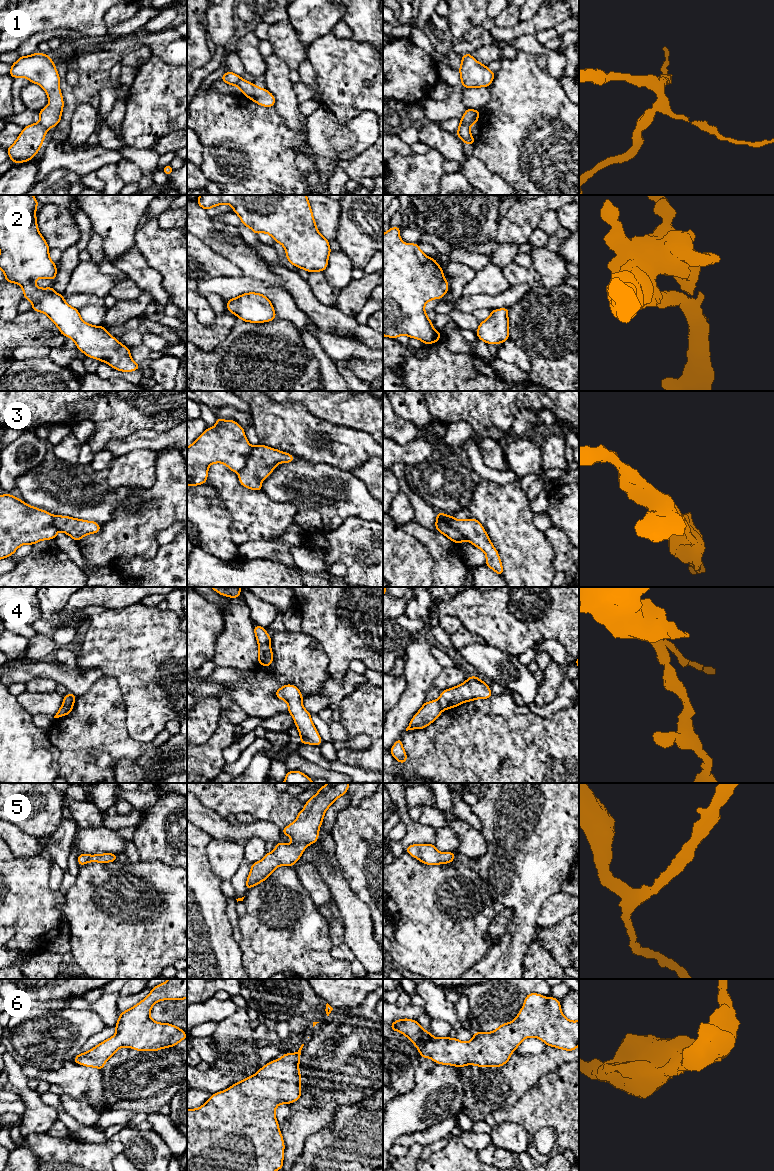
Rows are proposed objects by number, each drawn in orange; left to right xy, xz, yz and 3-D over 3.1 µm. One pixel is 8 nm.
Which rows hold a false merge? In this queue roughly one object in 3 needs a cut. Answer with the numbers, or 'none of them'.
1, 3, 4

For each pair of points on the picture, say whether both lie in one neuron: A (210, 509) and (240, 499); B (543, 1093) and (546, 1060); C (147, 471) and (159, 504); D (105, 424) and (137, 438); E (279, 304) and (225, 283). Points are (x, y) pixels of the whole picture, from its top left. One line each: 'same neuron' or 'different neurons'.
A: different neurons
B: different neurons
C: different neurons
D: different neurons
E: same neuron

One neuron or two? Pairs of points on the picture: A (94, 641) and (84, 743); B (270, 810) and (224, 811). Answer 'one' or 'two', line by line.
A: two
B: one

